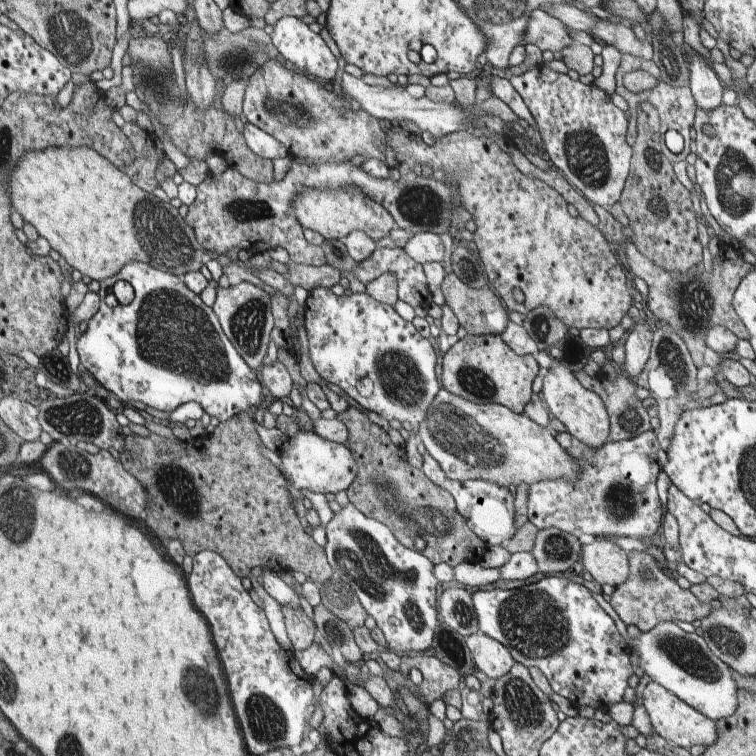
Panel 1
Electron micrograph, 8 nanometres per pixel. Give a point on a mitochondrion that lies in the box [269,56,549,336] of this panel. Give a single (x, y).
(465, 166)

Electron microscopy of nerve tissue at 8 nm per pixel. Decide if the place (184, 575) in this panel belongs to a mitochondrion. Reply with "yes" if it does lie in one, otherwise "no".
no

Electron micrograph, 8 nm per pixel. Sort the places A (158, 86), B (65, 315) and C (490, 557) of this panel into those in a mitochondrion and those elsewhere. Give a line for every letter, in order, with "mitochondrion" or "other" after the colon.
A: mitochondrion
B: other
C: other

